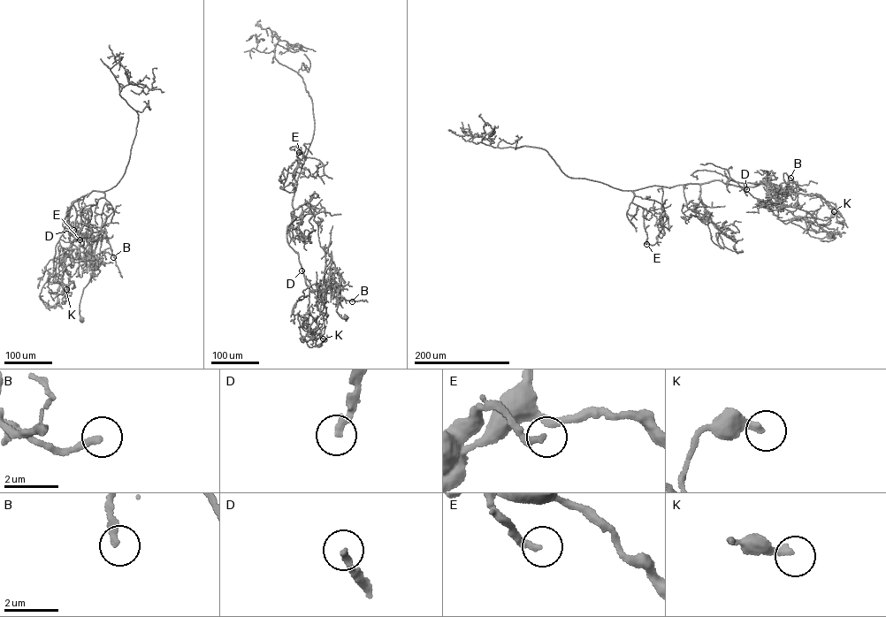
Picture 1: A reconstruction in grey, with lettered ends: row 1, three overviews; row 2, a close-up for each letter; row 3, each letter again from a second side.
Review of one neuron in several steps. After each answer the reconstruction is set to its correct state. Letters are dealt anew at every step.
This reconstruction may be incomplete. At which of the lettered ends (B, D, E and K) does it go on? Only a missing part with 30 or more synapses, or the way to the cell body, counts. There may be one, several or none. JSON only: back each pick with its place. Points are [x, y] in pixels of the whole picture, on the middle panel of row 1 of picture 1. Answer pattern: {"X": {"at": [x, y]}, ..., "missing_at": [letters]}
{"D": {"at": [301, 270]}, "missing_at": ["D"]}

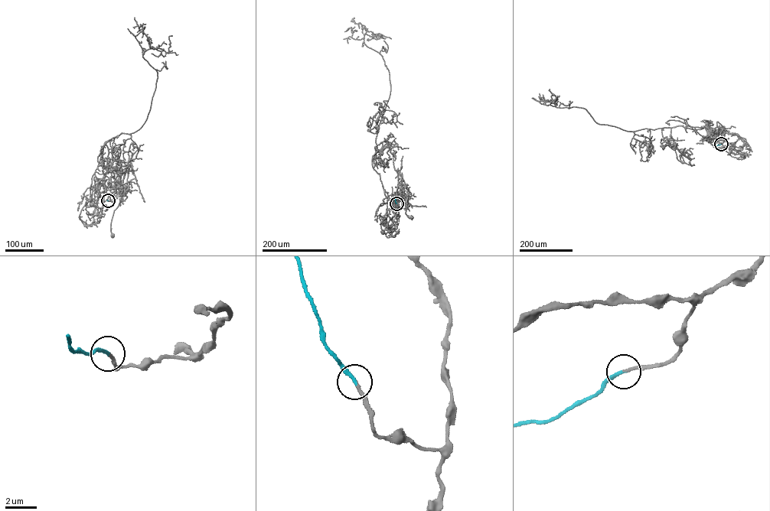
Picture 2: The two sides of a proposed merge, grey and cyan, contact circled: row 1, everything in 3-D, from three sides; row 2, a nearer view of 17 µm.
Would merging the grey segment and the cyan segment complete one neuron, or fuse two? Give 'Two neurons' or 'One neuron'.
One neuron

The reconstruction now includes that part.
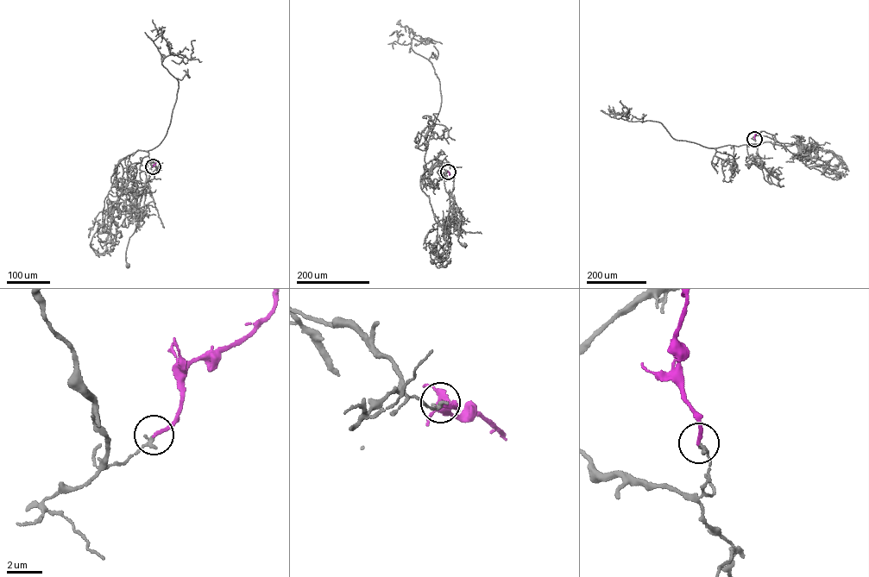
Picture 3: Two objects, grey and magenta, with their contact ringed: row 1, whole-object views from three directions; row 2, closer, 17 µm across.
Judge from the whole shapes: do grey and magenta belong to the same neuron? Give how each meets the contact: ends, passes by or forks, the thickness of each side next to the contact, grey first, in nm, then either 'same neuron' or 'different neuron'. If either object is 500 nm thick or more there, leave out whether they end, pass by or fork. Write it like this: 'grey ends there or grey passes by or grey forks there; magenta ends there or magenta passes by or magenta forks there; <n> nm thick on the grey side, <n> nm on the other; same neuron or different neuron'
grey ends there; magenta ends there; 170 nm thick on the grey side, 200 nm on the other; different neuron

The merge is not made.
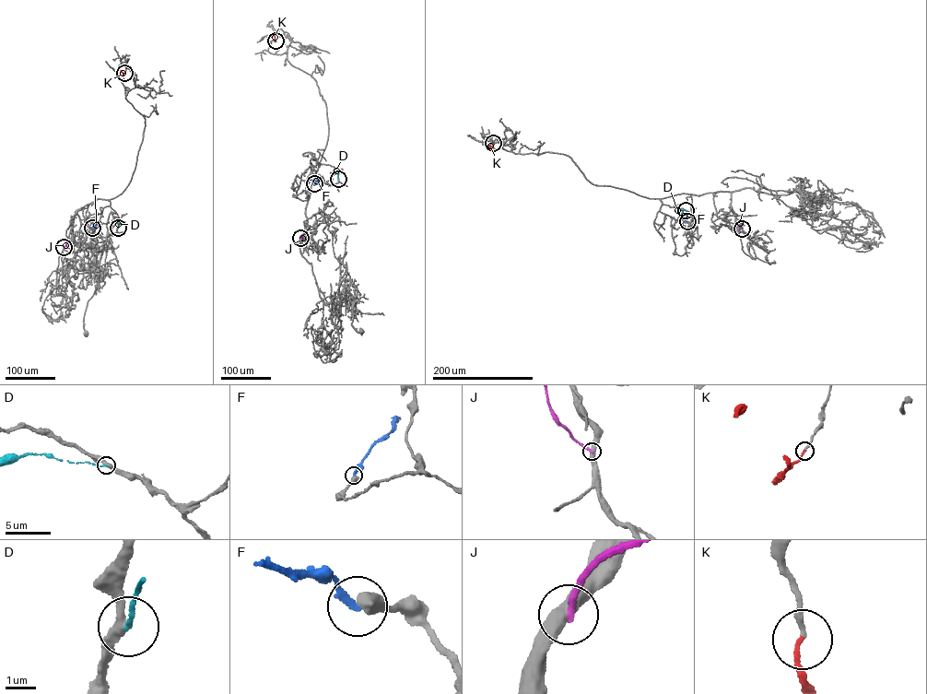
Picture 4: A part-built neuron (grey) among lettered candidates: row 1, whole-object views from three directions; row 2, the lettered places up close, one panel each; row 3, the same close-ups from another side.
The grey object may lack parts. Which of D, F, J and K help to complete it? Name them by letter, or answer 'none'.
K

